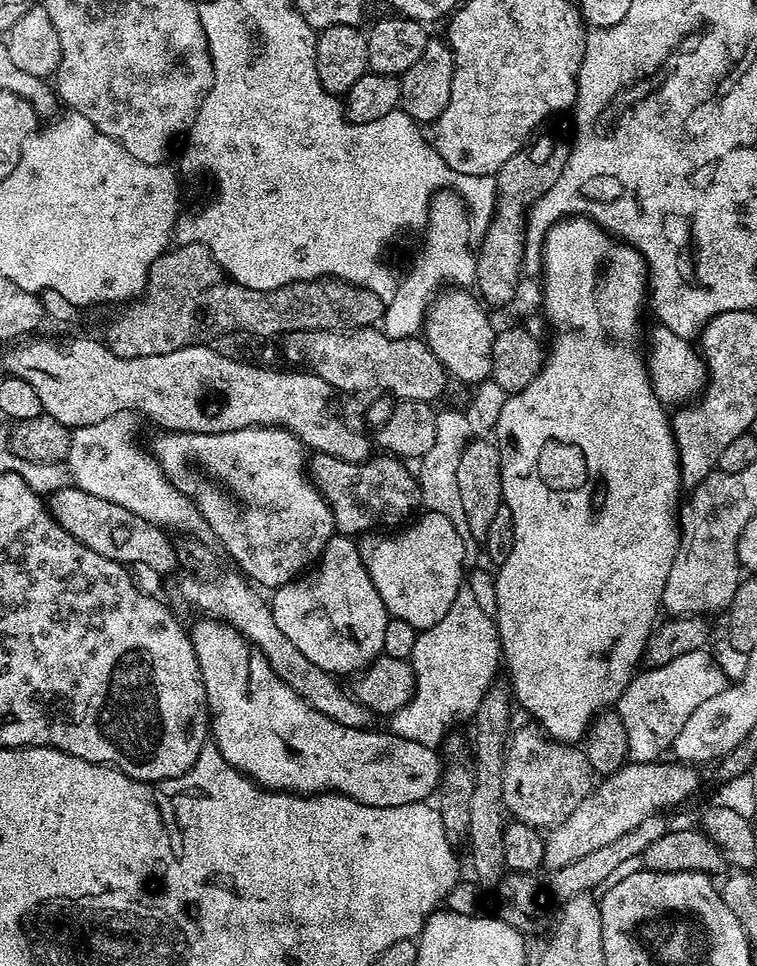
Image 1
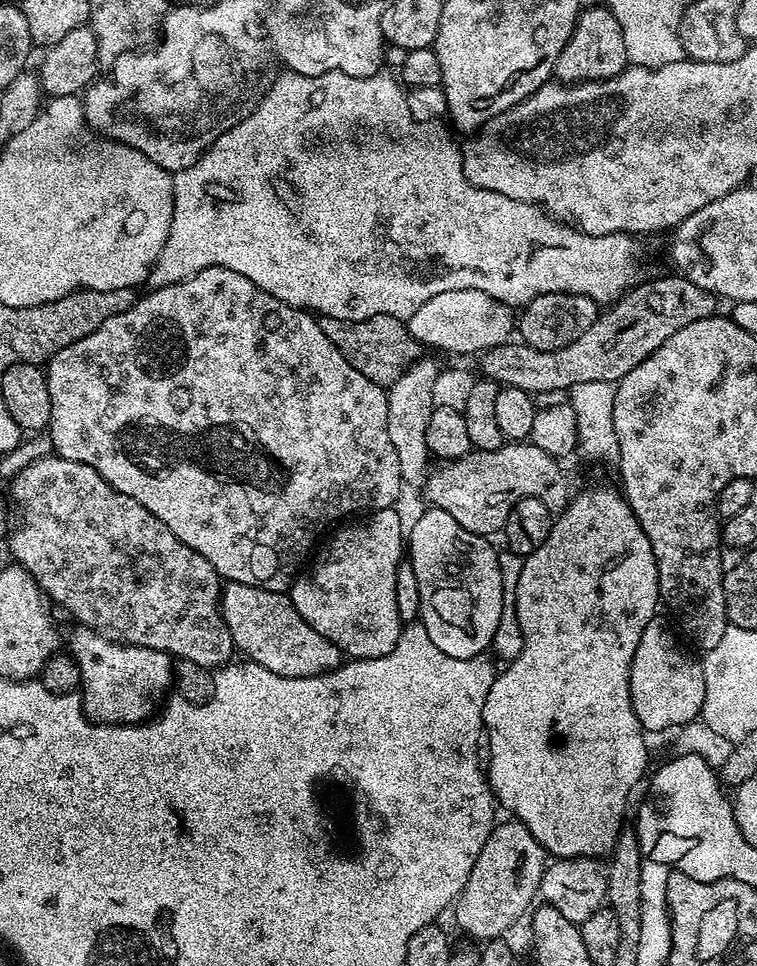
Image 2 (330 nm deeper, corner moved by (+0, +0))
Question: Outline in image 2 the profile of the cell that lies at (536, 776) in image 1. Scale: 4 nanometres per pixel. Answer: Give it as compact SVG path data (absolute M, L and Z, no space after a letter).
M508 818L505 824L497 823L482 846L482 854L478 854L478 862L474 862L474 870L470 870L470 878L466 878L466 886L455 901L457 926L466 935L473 936L476 942L503 937L504 931L524 911L527 913L533 907L532 899L537 899L545 867L544 847L538 838L534 838L530 828L515 818Z

